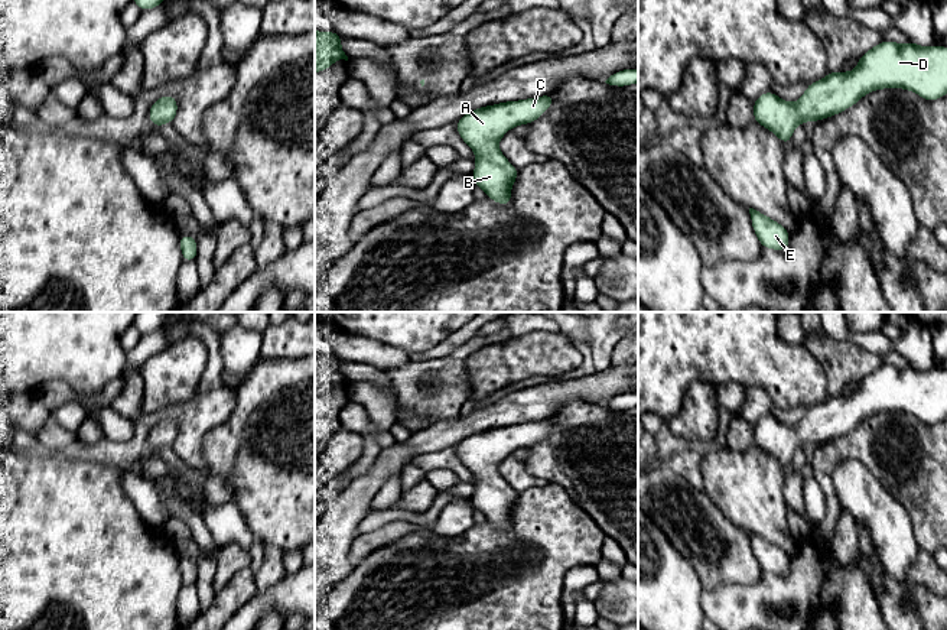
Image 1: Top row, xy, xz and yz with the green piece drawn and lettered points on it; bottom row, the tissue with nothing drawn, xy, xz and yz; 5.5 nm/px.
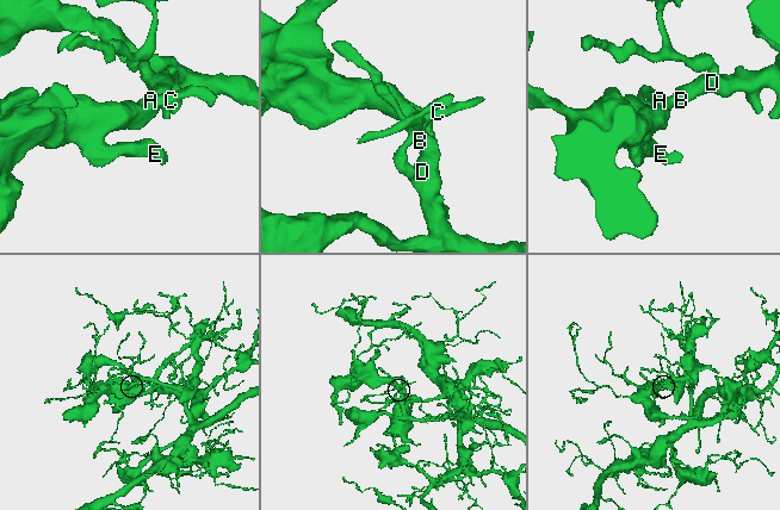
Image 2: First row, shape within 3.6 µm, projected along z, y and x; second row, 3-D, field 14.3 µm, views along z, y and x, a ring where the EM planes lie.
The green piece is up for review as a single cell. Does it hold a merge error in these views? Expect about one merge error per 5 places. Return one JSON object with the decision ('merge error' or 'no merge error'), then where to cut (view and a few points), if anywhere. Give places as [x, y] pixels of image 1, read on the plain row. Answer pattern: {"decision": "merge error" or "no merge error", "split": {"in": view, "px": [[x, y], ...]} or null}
{"decision": "no merge error", "split": null}

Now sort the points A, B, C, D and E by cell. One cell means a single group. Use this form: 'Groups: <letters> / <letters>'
Groups: A B C D E

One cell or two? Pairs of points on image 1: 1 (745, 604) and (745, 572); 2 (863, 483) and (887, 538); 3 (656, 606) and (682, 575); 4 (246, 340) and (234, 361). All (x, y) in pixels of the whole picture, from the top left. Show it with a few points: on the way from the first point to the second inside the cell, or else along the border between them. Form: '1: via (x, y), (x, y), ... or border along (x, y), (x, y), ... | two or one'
1: border along (762, 572), (752, 583), (719, 583), (712, 590) | two
2: via (863, 496), (887, 520), (887, 525) | one
3: via (663, 598), (663, 594), (674, 583) | one
4: via (244, 346), (240, 350), (240, 356) | one

